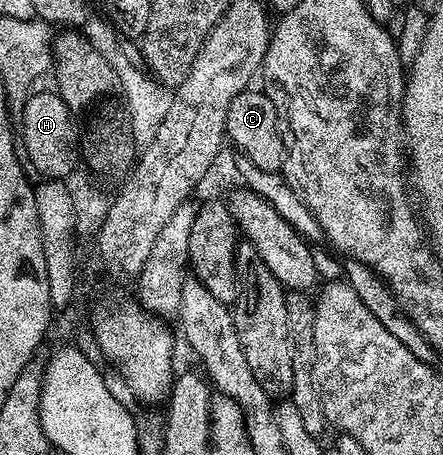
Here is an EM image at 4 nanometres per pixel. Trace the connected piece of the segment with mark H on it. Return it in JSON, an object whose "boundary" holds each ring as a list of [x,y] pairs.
{"boundary":[[[35,90],[27,97],[20,136],[36,169],[40,169],[43,180],[65,180],[65,175],[73,173],[74,162],[79,162],[80,138],[78,139],[78,127],[74,123],[77,123],[76,116],[68,109],[68,105],[57,90]]]}

